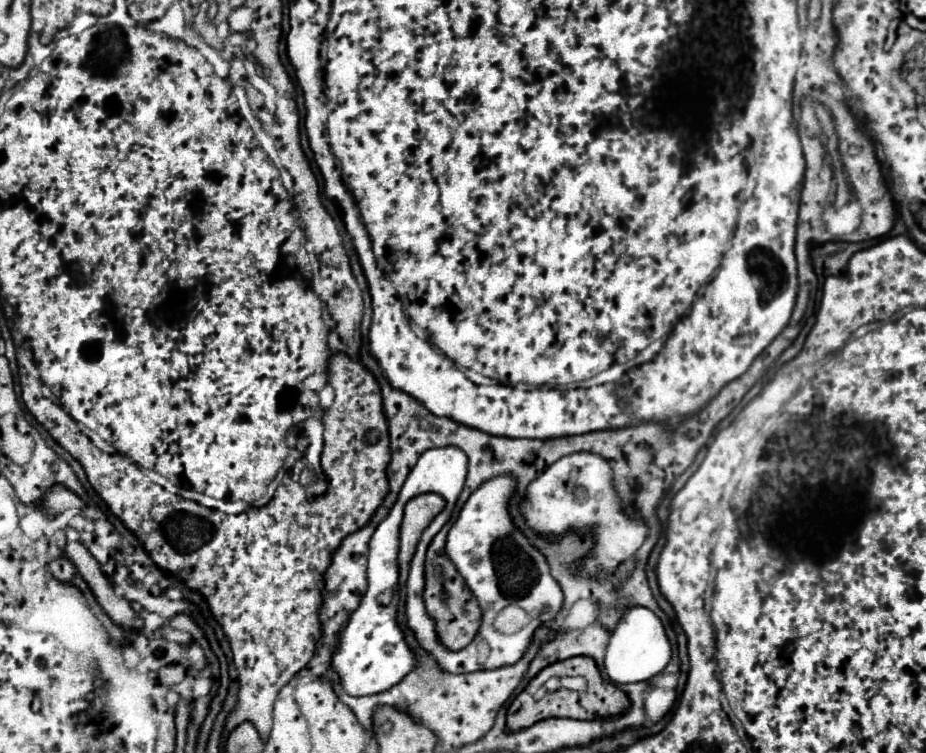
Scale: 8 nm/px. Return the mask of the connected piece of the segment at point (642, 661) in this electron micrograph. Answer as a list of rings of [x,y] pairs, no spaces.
[[[632,607],[614,631],[614,647],[606,651],[606,673],[614,683],[640,683],[664,671],[672,655],[662,621],[646,607]]]

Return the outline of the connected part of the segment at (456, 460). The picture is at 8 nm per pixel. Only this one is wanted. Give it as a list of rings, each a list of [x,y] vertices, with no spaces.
[[[442,447],[442,449],[428,449],[410,471],[406,481],[418,481],[418,489],[430,489],[446,499],[446,505],[456,505],[468,471],[468,459],[458,447]]]

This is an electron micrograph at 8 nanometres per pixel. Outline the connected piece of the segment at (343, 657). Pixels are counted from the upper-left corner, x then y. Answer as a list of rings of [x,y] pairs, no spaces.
[[[398,523],[398,533],[374,533],[374,551],[368,553],[368,591],[348,625],[340,631],[340,645],[332,657],[332,667],[338,671],[344,691],[354,697],[388,691],[418,667],[418,659],[396,623],[400,525]]]

